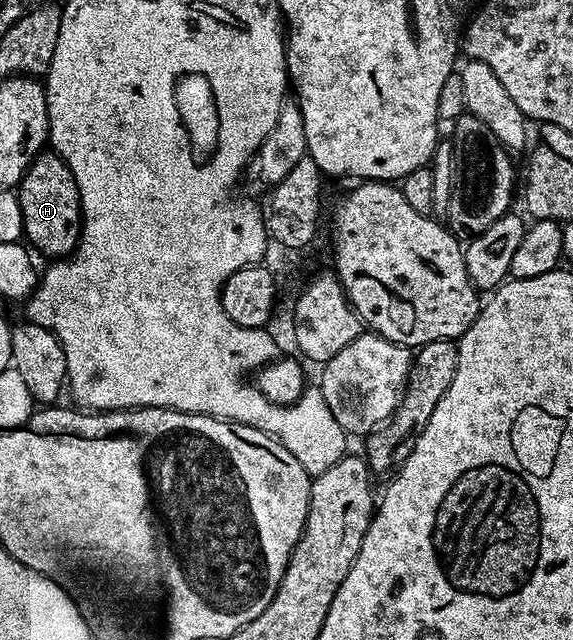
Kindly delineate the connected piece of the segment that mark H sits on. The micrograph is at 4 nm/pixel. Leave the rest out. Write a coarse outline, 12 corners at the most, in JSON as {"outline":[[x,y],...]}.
{"outline":[[40,152],[17,185],[26,243],[79,245],[83,211],[63,157]]}

